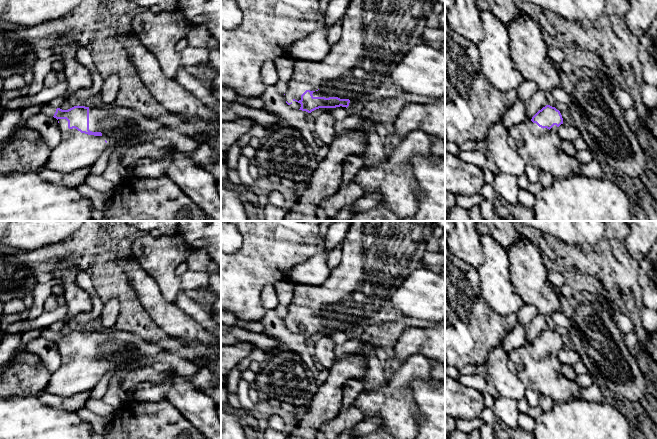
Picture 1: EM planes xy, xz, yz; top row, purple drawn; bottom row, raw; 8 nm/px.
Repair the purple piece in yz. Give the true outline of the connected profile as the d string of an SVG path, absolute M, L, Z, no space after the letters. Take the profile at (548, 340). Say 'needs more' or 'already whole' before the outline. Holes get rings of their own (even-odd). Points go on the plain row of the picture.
needs more; M546 329L531 344L525 344L508 354L508 368L527 388L552 398L555 403L579 400L581 387L575 381L567 379L561 371L562 364L558 359L558 351L561 348L563 348L563 342L560 335Z

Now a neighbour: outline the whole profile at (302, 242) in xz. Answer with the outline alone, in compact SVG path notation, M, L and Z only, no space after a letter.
M223 221L234 224L243 234L242 248L233 254L221 251L221 311L234 314L238 320L259 322L266 314L261 305L261 291L265 285L287 280L293 267L310 257L325 252L325 239L319 237L323 221Z

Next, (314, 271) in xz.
M318 253L303 263L293 267L287 280L297 284L319 286L329 277L331 270L327 266L328 253Z

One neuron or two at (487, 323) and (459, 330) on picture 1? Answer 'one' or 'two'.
one

